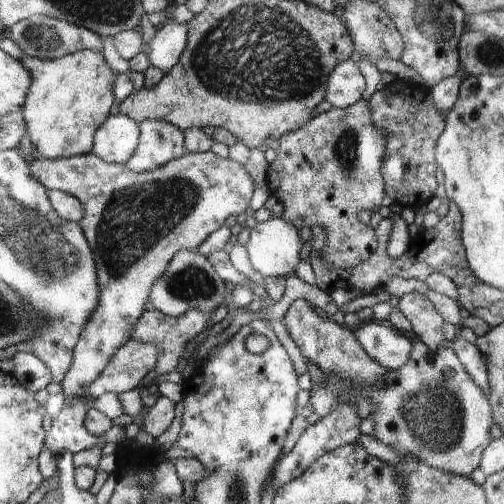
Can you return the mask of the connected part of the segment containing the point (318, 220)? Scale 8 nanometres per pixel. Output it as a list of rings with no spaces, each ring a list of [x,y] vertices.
[[[360,99],[348,108],[331,107],[328,112],[312,117],[294,132],[287,132],[280,138],[276,160],[268,165],[267,178],[270,180],[272,196],[276,196],[283,204],[281,215],[284,222],[294,224],[297,229],[304,226],[324,227],[326,244],[321,248],[319,257],[330,268],[358,267],[376,252],[378,246],[376,229],[358,220],[362,210],[377,211],[382,206],[385,196],[382,163],[386,138],[384,133],[372,122],[372,113],[368,101]]]

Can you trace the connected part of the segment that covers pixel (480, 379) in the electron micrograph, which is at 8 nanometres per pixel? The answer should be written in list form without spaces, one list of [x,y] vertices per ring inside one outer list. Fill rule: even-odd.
[[[459,335],[449,342],[449,345],[464,365],[466,372],[472,377],[472,380],[488,396],[490,394],[490,384],[488,384],[487,368],[485,360],[476,345],[470,344]]]

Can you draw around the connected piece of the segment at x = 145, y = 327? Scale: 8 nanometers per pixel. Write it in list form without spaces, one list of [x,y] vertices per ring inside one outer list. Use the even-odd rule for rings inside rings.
[[[154,308],[148,309],[144,312],[143,316],[139,319],[139,322],[135,324],[135,334],[133,338],[138,342],[150,342],[158,348],[158,358],[156,358],[155,371],[157,376],[166,374],[166,372],[172,372],[178,366],[180,359],[184,356],[187,349],[187,344],[191,342],[193,338],[199,336],[203,332],[207,332],[210,325],[208,324],[209,316],[198,312],[196,308],[187,310],[182,316],[168,316],[168,314],[162,314],[160,310]]]

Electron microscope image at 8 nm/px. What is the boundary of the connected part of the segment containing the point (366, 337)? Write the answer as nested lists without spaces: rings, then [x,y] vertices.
[[[372,319],[354,328],[364,352],[386,371],[402,368],[412,354],[412,342],[387,322]]]

